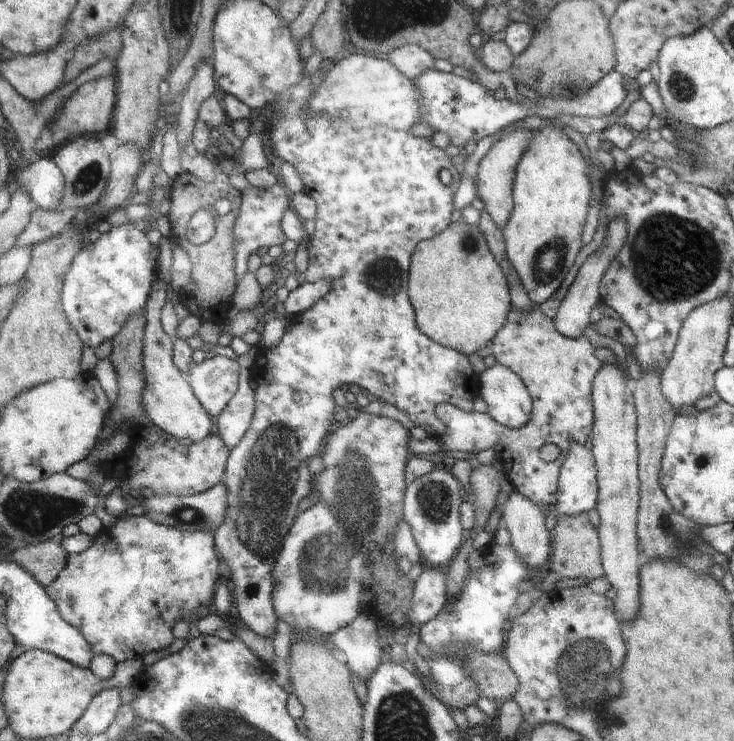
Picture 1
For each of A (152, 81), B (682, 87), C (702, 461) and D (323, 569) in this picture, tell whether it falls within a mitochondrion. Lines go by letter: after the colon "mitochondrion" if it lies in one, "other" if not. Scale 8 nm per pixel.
A: other
B: mitochondrion
C: mitochondrion
D: mitochondrion

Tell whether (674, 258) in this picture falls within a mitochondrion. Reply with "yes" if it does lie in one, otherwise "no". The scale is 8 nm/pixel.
yes

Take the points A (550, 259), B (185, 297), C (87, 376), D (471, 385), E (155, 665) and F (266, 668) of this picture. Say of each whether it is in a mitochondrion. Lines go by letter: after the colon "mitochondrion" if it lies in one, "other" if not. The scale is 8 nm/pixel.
A: mitochondrion
B: other
C: other
D: other
E: other
F: other

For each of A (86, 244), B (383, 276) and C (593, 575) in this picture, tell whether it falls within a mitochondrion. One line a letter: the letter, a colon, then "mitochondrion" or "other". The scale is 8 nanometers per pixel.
A: other
B: mitochondrion
C: other

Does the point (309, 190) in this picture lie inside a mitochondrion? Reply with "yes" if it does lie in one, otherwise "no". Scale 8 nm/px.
no

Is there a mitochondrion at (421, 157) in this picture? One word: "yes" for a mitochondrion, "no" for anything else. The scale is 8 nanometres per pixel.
no

